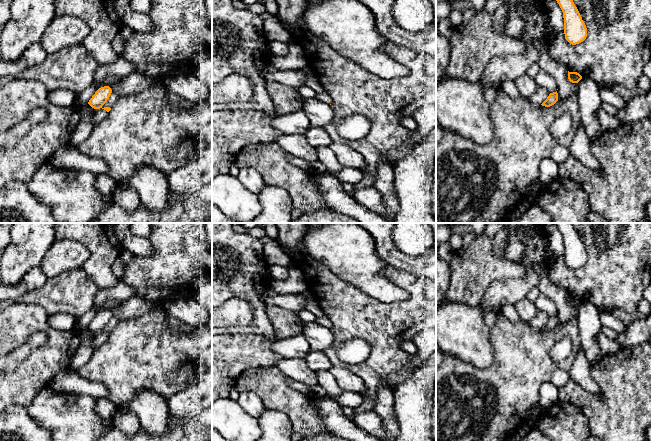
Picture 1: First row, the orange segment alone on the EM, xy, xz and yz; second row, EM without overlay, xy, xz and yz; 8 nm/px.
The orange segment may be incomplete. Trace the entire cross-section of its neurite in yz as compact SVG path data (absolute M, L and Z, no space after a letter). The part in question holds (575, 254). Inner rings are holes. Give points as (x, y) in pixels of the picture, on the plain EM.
M555 223L564 242L565 263L572 269L583 266L587 261L587 252L572 223Z

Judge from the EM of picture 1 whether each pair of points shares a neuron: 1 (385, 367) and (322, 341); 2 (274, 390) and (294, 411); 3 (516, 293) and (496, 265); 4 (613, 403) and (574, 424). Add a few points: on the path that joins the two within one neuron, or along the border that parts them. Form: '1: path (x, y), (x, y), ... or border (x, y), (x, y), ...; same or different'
1: border (330, 329), (332, 343), (323, 351); different
2: path (279, 395), (290, 406); same
3: border (522, 262), (524, 276), (494, 280), (486, 291); different
4: border (564, 410), (568, 413), (582, 413), (590, 430); different

